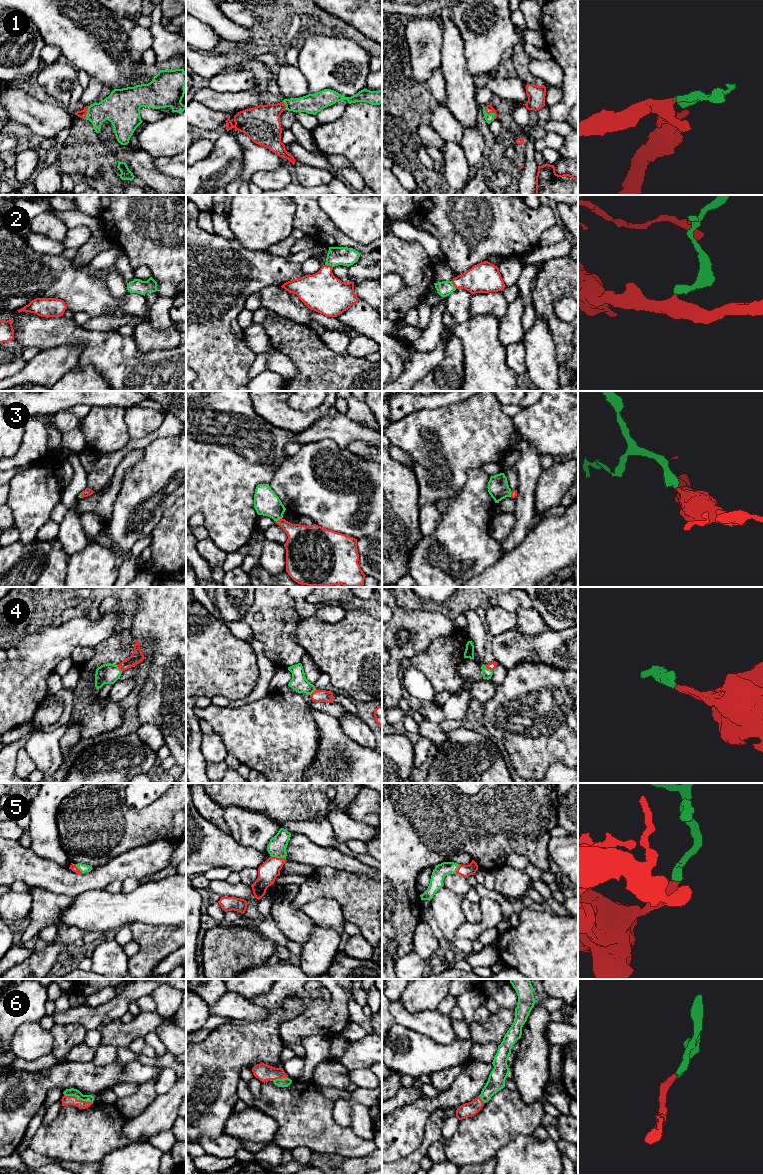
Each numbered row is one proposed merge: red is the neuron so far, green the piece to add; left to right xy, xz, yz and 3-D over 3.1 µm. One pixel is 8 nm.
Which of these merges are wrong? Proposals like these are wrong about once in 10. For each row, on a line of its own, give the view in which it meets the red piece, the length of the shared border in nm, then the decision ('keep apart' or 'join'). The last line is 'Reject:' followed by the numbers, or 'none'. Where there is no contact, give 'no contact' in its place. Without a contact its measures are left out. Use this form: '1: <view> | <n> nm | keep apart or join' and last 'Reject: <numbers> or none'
1: yz | 130 nm | join
2: xz | 70 nm | join
3: xz | 60 nm | join
4: yz | 80 nm | join
5: xz | 120 nm | join
6: xy | 240 nm | join
Reject: none

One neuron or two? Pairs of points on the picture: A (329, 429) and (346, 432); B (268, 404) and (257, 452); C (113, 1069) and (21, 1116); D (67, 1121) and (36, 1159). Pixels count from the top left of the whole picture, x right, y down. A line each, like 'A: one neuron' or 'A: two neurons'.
A: one neuron
B: two neurons
C: one neuron
D: two neurons

